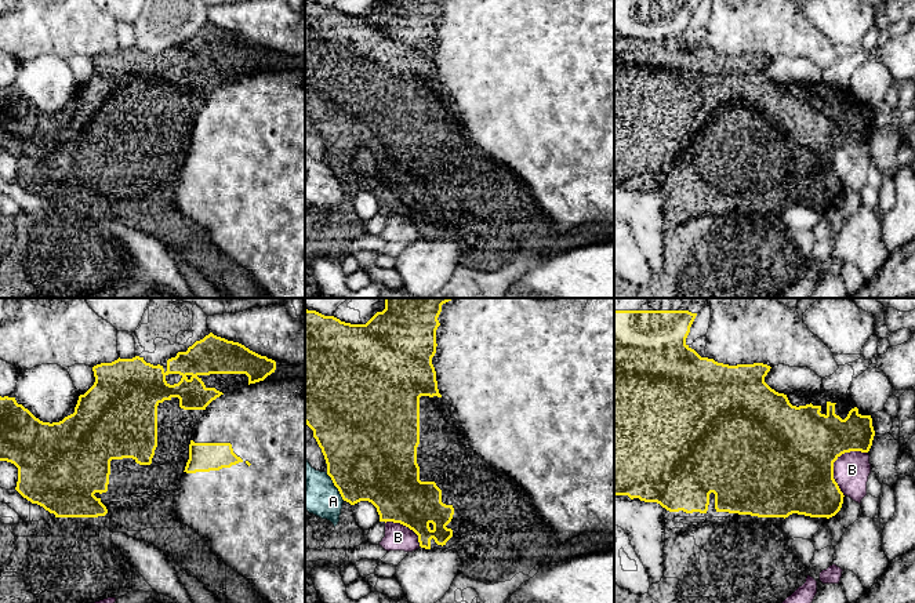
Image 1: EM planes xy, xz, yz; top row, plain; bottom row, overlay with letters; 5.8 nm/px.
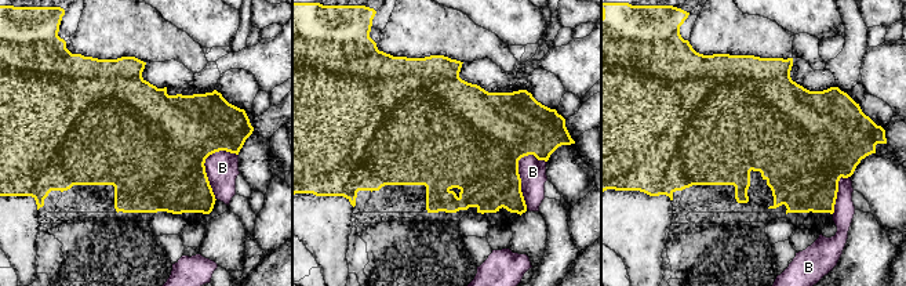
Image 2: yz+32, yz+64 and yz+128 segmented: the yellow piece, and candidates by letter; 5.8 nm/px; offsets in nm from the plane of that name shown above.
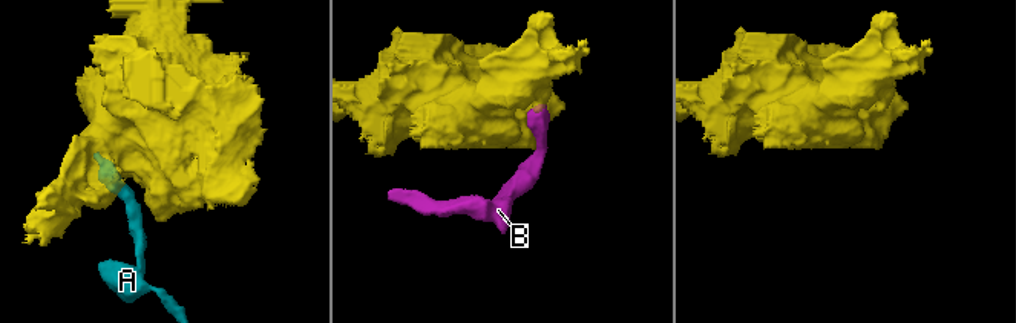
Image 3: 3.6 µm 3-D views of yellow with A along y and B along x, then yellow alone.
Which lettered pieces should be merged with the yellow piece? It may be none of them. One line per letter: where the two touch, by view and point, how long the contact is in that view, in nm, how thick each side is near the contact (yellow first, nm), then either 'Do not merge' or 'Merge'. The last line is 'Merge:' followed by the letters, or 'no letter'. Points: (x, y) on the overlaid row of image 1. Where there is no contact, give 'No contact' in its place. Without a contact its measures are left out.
A: Touches yellow at xz (334, 485). Shared border 200 nm. Thickness 480 nm (yellow) against 220 nm. Do not merge
B: Touches yellow at yz (834, 461). Shared border 300 nm. Thickness 500 nm (yellow) against 200 nm. Do not merge
Merge: no letter

